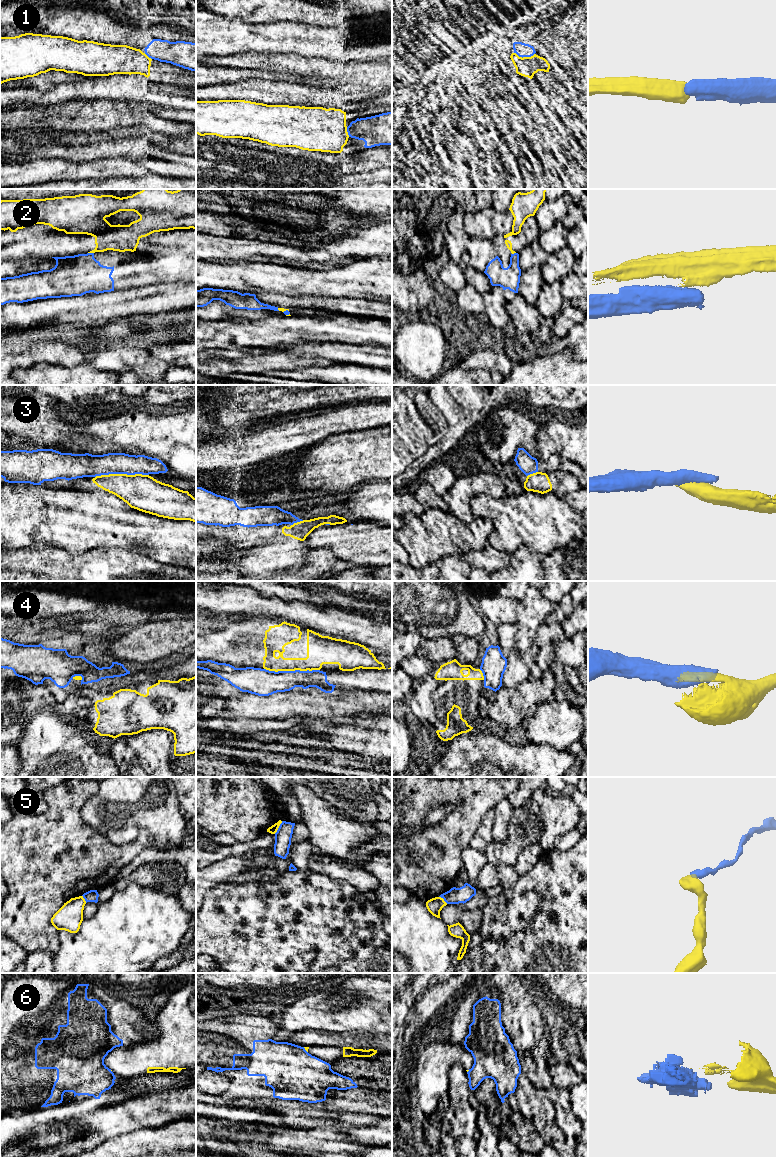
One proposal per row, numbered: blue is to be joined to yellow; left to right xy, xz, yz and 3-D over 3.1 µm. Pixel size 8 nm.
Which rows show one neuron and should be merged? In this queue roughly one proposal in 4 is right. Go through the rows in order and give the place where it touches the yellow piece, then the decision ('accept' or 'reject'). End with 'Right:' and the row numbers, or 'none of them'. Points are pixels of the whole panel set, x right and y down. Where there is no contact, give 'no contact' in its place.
1: contact yz (524, 57); accept
2: contact xy (91, 252); reject
3: contact xy (121, 474); reject
4: contact xz (292, 670); reject
5: contact xz (278, 827); reject
6: contact xz (305, 1049); reject
Right: 1

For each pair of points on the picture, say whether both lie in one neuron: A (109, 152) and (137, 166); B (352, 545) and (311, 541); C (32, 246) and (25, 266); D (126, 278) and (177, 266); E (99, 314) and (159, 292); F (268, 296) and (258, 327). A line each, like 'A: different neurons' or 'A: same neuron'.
A: different neurons
B: same neuron
C: different neurons
D: different neurons
E: same neuron
F: different neurons

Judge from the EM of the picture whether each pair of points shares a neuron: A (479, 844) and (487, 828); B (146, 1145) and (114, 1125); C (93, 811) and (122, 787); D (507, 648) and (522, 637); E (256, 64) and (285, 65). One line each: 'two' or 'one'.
A: one
B: two
C: one
D: two
E: one

